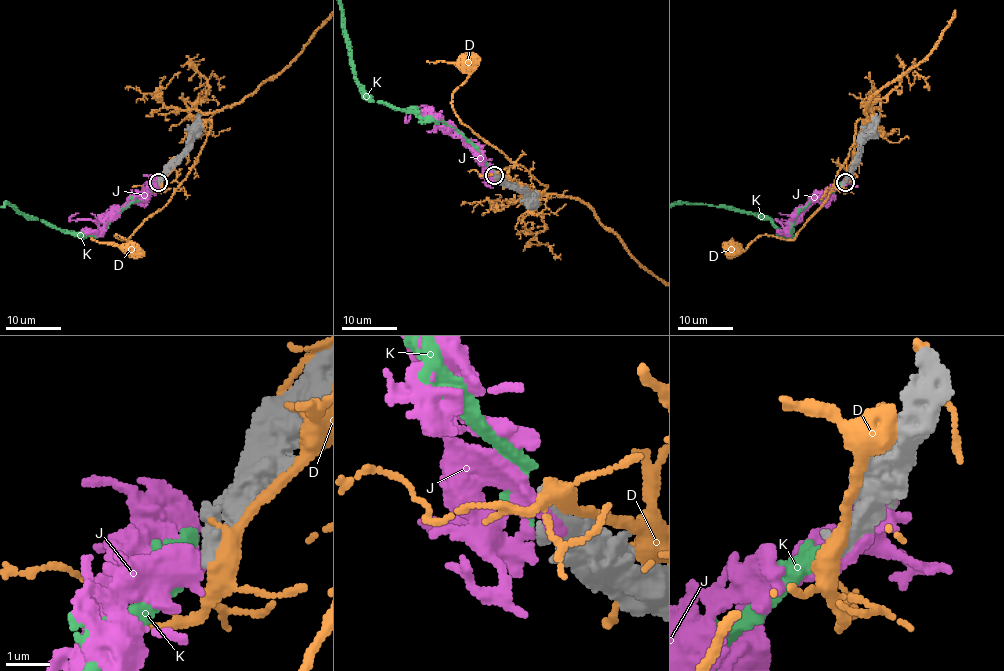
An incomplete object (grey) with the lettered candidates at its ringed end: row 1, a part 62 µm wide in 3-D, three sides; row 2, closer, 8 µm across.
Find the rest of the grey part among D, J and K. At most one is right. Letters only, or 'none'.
K

